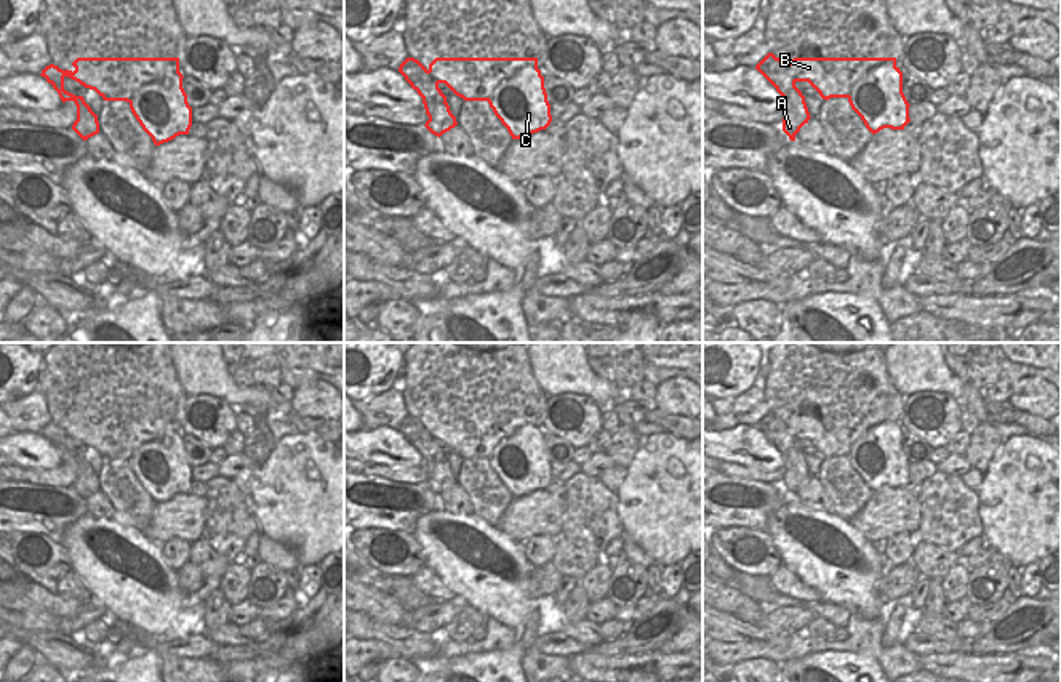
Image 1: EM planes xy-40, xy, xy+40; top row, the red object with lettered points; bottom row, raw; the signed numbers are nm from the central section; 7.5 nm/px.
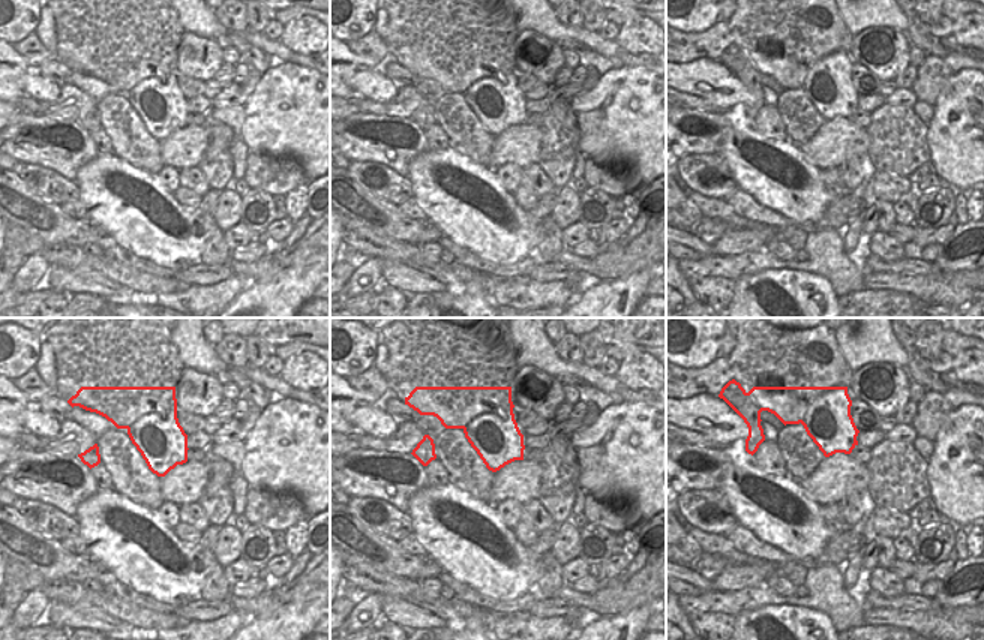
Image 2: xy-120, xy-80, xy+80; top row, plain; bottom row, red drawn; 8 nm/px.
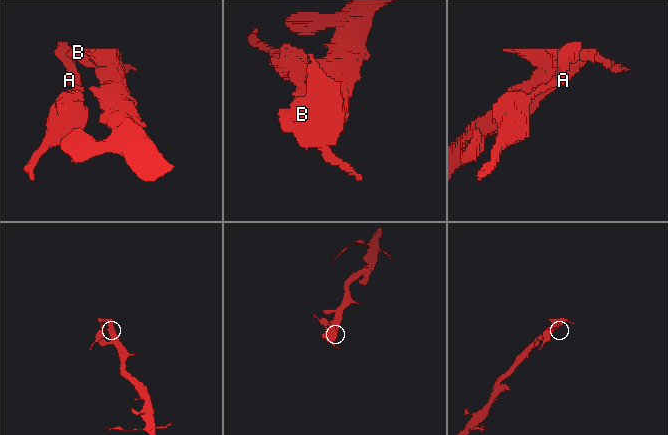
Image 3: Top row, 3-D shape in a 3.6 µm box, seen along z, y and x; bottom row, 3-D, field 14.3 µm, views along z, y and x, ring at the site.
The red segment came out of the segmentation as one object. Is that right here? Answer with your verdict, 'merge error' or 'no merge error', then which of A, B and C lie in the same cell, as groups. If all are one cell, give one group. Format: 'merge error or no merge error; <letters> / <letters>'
merge error; A B / C

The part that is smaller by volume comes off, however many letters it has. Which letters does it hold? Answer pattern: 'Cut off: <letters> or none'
Cut off: A, B.

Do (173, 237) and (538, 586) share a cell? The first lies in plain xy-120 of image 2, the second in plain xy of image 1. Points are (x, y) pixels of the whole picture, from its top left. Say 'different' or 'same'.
different

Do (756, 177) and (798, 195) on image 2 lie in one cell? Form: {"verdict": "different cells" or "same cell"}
{"verdict": "same cell"}

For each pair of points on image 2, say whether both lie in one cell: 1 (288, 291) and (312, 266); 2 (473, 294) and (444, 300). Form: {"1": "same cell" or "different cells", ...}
{"1": "same cell", "2": "same cell"}

